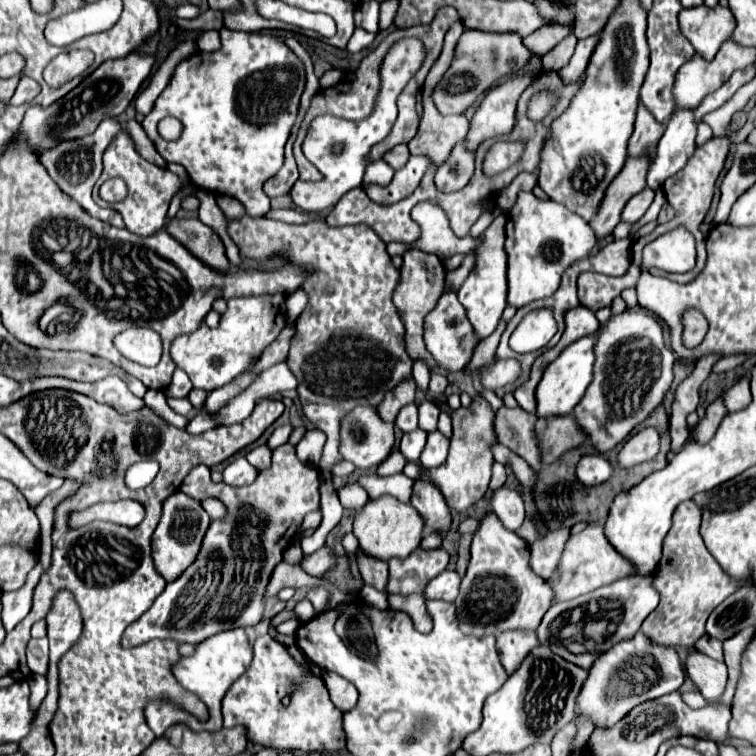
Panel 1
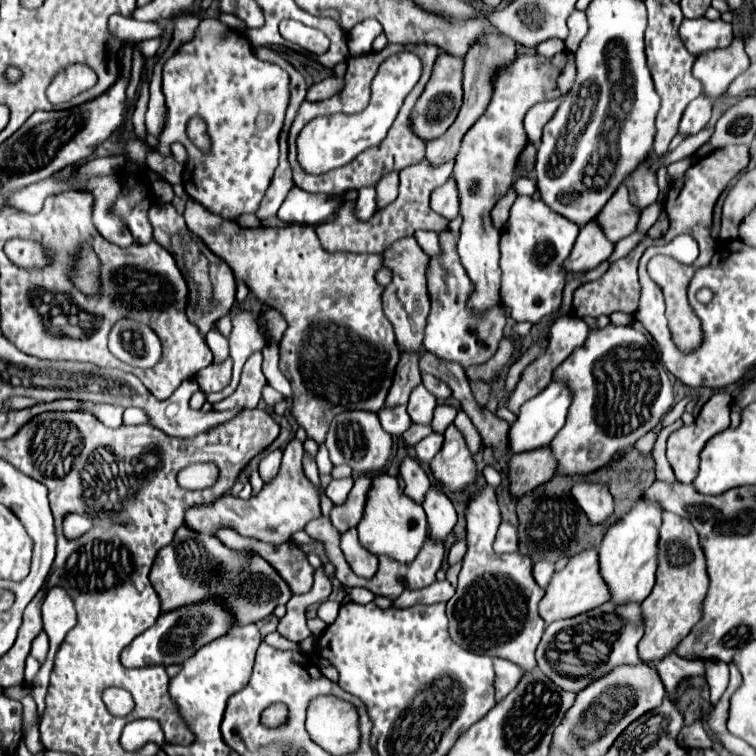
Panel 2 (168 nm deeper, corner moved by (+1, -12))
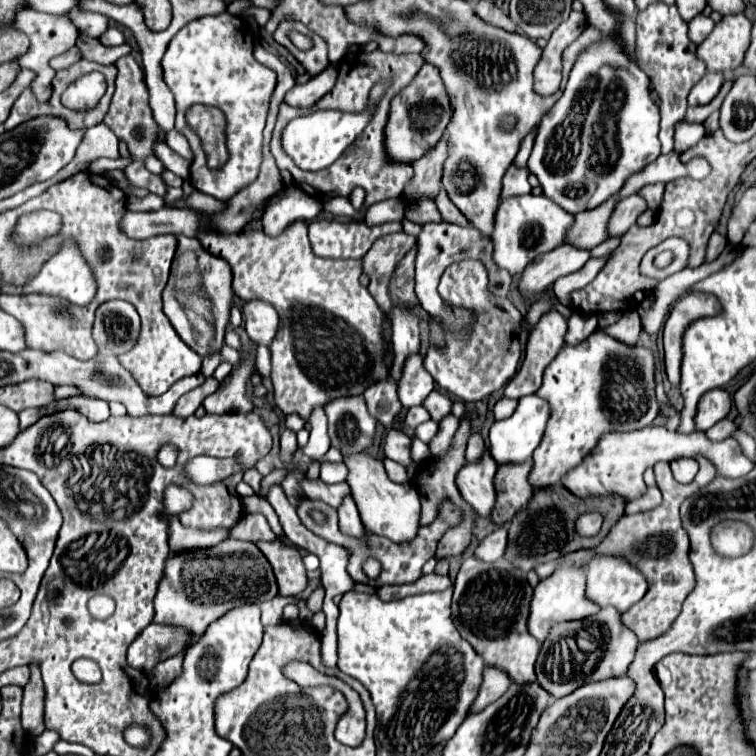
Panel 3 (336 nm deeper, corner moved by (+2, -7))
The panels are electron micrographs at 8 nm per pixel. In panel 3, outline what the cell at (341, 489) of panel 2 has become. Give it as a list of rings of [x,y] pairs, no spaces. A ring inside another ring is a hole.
[[[322,463],[320,465],[320,479],[324,483],[342,483],[346,481],[348,467],[344,463]]]

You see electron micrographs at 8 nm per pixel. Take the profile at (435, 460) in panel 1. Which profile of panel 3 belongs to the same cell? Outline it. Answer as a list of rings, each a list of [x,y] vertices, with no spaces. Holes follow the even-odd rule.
[[[426,421],[426,423],[422,423],[416,431],[414,431],[414,435],[420,439],[420,441],[424,441],[424,443],[430,443],[430,439],[434,437],[438,433],[438,423],[436,421]]]

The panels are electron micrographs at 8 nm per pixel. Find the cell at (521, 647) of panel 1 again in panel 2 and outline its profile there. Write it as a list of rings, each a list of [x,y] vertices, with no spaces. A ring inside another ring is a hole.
[[[495,658],[495,700],[501,702],[521,680],[523,670],[503,658]]]

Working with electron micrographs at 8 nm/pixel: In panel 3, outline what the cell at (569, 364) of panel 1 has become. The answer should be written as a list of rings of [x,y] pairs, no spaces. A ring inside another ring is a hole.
[[[526,395],[518,401],[516,411],[502,421],[496,421],[490,429],[490,455],[496,463],[522,463],[530,461],[534,449],[540,445],[550,419],[550,403],[538,395]]]

